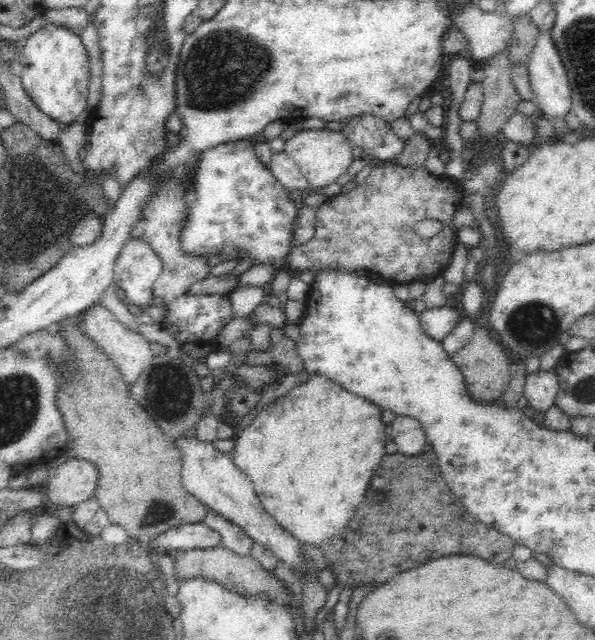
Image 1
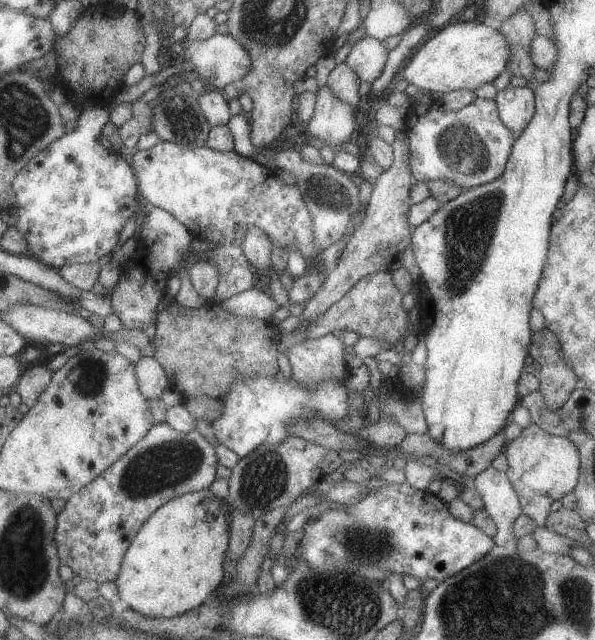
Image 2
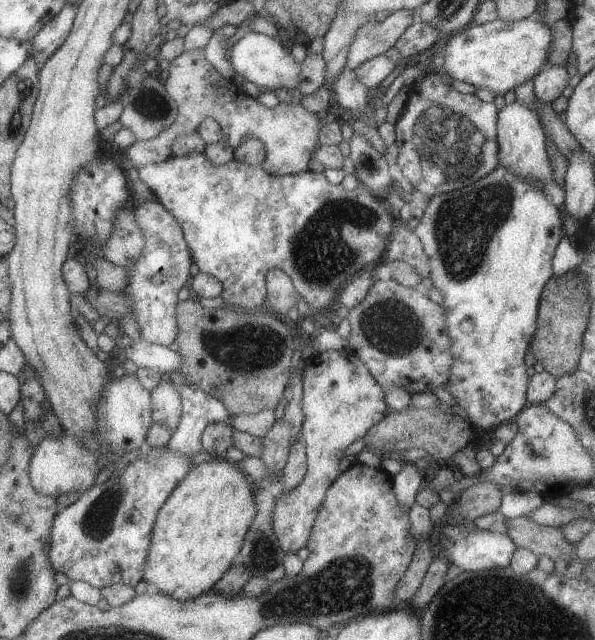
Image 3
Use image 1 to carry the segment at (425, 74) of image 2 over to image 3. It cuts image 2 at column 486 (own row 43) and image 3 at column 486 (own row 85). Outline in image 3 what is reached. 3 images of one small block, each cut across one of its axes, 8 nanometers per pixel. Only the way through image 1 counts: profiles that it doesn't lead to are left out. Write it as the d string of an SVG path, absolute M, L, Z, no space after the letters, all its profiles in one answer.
M532 16L510 22L495 18L481 25L471 23L449 37L441 72L452 81L470 84L475 90L485 88L497 95L514 90L543 70L552 45L548 26Z

